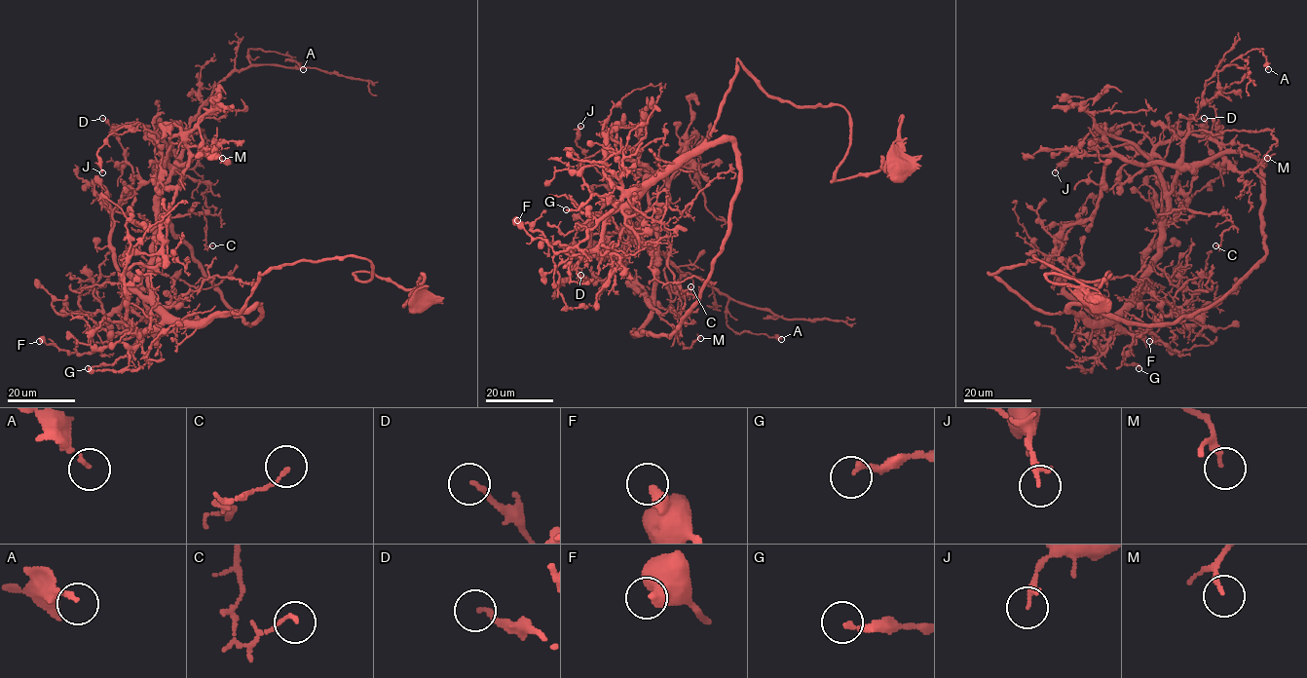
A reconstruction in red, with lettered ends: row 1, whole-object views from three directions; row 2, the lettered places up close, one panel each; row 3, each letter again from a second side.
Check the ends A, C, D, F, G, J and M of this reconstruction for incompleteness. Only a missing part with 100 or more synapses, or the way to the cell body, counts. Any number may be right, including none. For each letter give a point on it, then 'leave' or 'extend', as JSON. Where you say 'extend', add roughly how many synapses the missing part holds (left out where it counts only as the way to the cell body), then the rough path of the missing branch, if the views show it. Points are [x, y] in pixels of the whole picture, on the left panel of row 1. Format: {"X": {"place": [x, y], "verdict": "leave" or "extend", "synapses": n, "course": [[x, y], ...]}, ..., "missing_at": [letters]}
{"A": {"place": [303, 69], "verdict": "leave"}, "C": {"place": [212, 245], "verdict": "leave"}, "D": {"place": [102, 118], "verdict": "leave"}, "F": {"place": [39, 341], "verdict": "leave"}, "G": {"place": [88, 368], "verdict": "leave"}, "J": {"place": [102, 172], "verdict": "leave"}, "M": {"place": [222, 158], "verdict": "leave"}, "missing_at": []}

